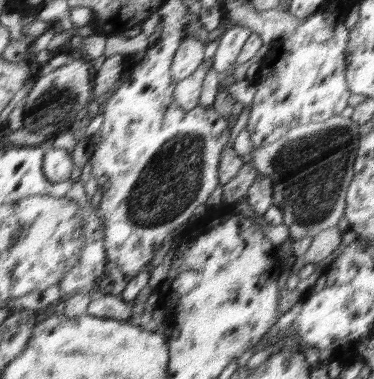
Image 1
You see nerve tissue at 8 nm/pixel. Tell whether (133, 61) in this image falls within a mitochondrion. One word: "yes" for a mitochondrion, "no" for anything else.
no

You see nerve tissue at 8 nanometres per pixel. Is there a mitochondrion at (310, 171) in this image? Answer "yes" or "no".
yes

